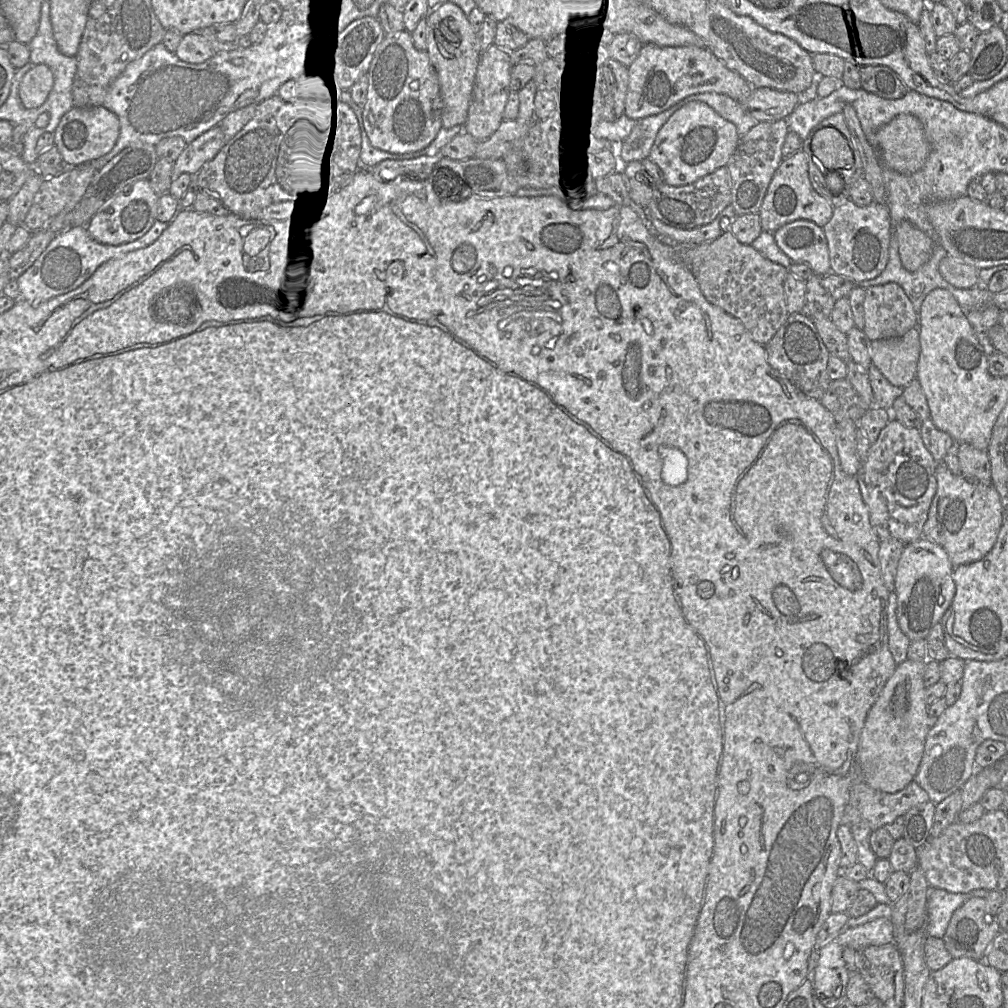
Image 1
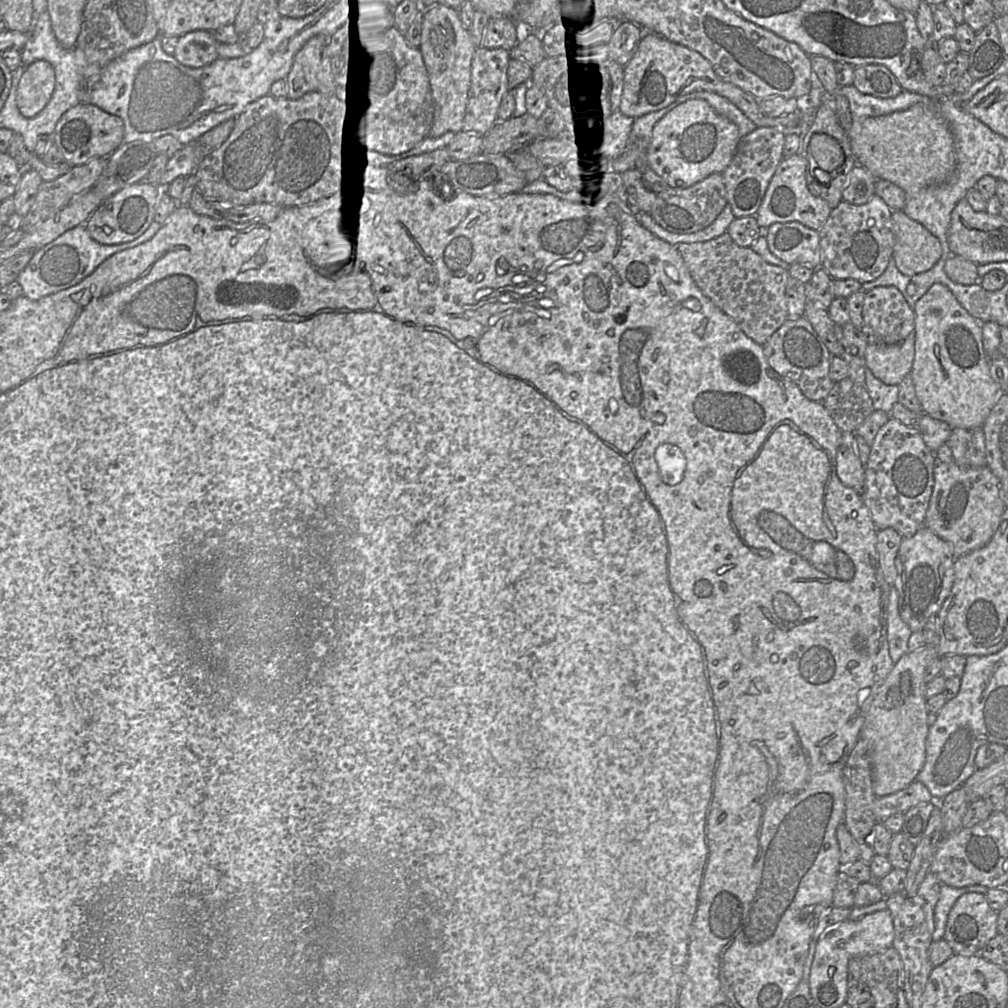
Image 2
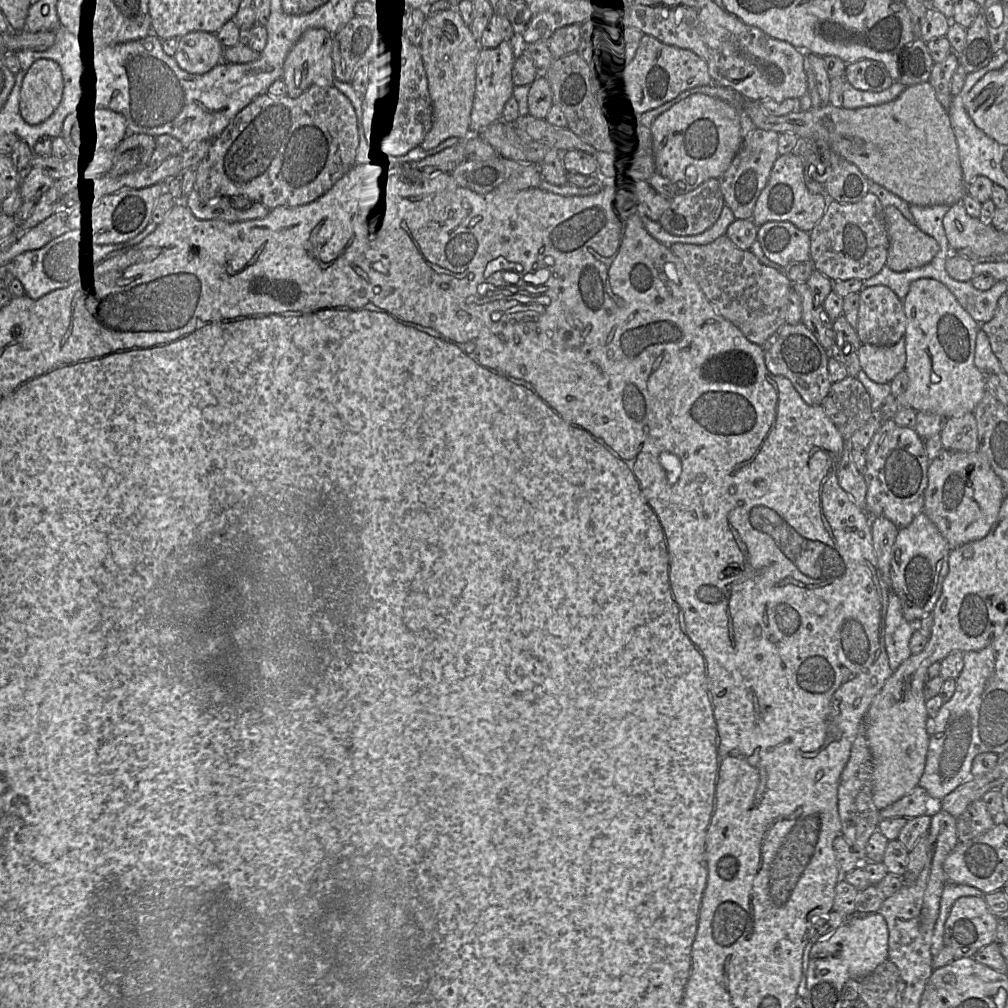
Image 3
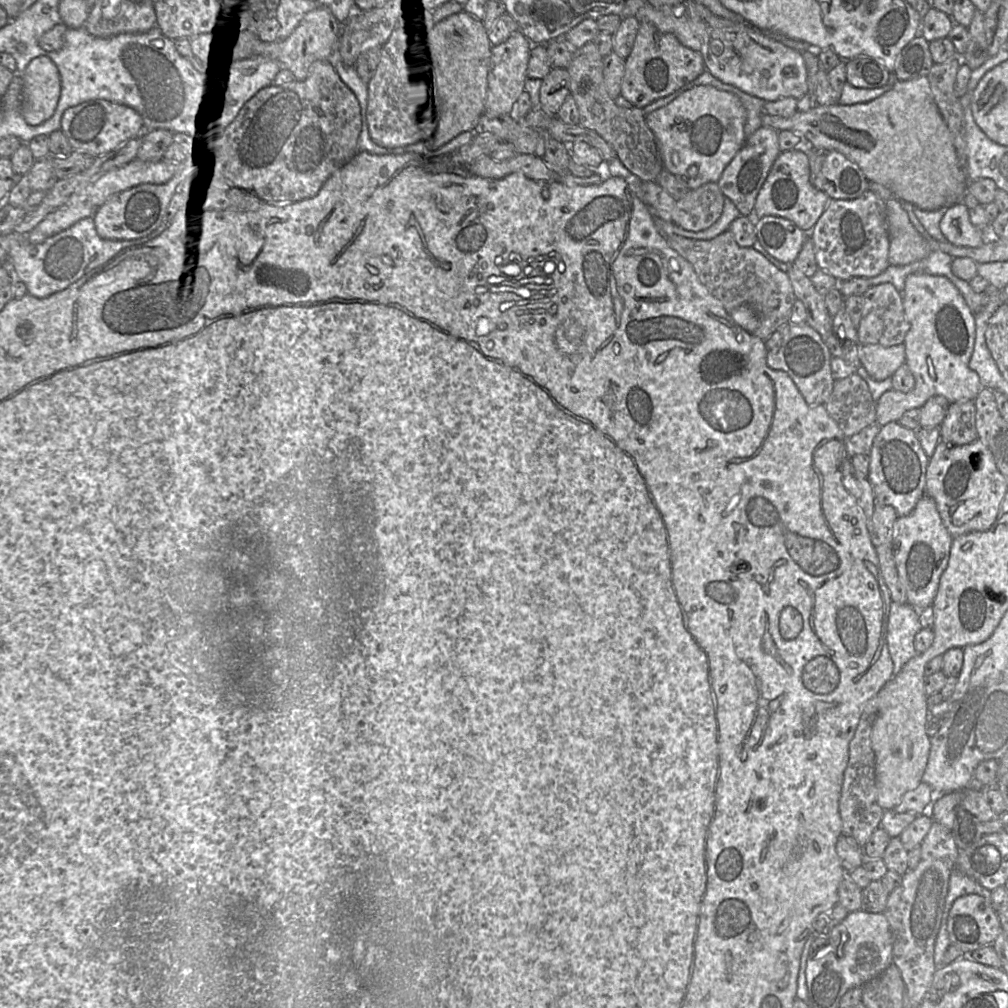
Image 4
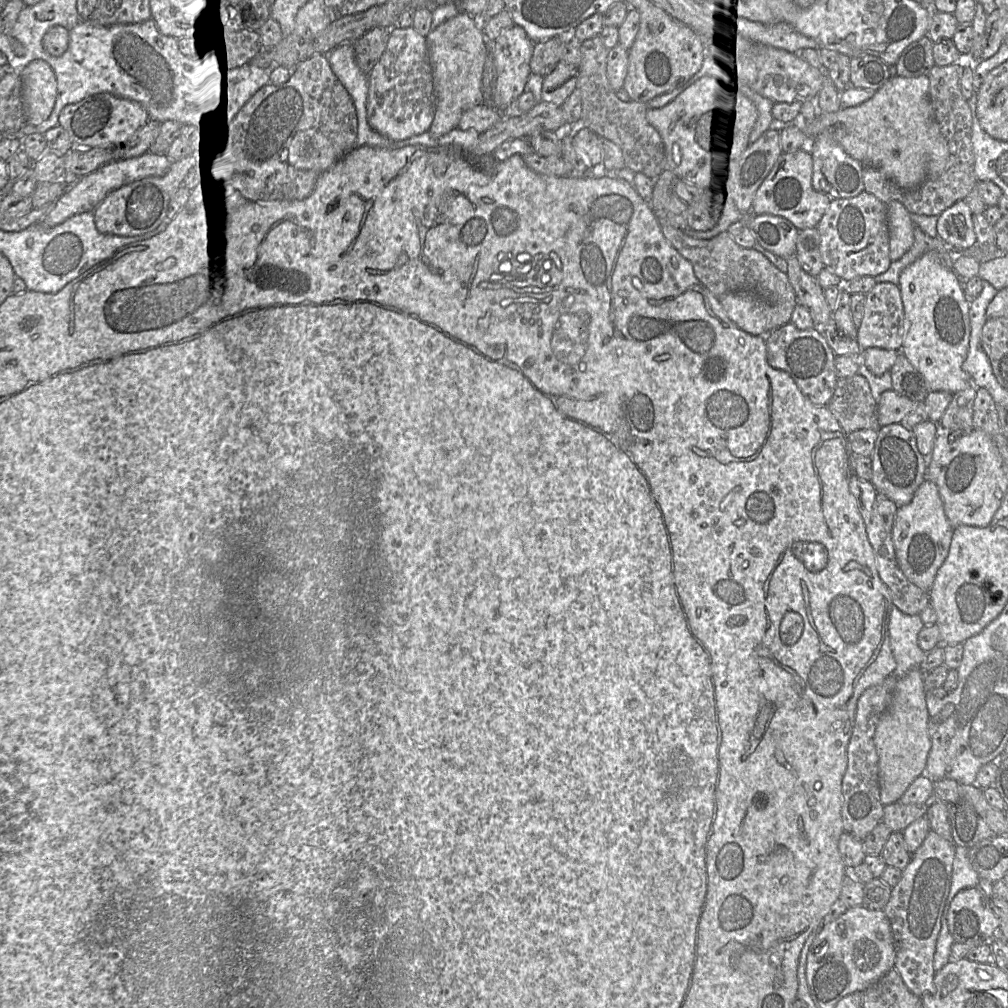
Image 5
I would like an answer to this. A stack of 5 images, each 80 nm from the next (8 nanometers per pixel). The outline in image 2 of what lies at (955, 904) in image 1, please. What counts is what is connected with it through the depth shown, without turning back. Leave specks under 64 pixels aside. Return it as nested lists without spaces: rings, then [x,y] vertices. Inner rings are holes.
[[[942,884],[940,887],[939,898],[934,909],[935,929],[932,934],[932,940],[938,941],[944,938],[950,910],[961,895],[969,892],[978,892],[986,895],[988,889],[989,888],[982,885],[955,888]]]

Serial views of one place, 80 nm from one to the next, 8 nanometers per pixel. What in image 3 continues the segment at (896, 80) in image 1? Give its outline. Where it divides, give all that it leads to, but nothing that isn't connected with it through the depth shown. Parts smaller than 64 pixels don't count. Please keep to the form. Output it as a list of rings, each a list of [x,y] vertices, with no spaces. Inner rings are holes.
[[[872,59],[847,63],[844,78],[856,89],[872,92],[884,91],[895,82],[885,66]]]

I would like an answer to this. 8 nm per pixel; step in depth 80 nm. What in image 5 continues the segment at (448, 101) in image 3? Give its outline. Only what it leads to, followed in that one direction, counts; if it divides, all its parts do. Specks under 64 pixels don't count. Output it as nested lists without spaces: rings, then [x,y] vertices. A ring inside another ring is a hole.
[[[463,10],[432,29],[427,42],[436,94],[436,112],[428,132],[440,137],[457,128],[466,110],[483,103],[482,77],[490,47],[479,19]]]

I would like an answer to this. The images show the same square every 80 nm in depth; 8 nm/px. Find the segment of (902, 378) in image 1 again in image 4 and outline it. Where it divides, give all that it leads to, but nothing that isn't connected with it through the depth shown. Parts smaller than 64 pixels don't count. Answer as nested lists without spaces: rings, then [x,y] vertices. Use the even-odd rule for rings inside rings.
[[[869,344],[860,347],[861,365],[875,381],[883,381],[892,377],[895,371],[905,363],[904,344],[891,347]]]

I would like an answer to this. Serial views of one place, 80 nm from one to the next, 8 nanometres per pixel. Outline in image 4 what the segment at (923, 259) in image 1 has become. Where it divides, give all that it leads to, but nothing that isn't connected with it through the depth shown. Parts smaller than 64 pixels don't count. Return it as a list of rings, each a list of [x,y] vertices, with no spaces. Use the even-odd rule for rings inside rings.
[[[892,198],[886,201],[886,220],[890,265],[908,265],[929,254],[931,250],[928,241],[912,225],[899,199]]]

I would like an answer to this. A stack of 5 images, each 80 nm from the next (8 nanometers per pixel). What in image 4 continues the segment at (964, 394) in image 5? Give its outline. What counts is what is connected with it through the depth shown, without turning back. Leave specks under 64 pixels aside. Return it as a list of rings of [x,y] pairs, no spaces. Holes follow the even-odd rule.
[[[975,400],[951,403],[940,425],[940,440],[948,445],[970,444],[978,439]]]

